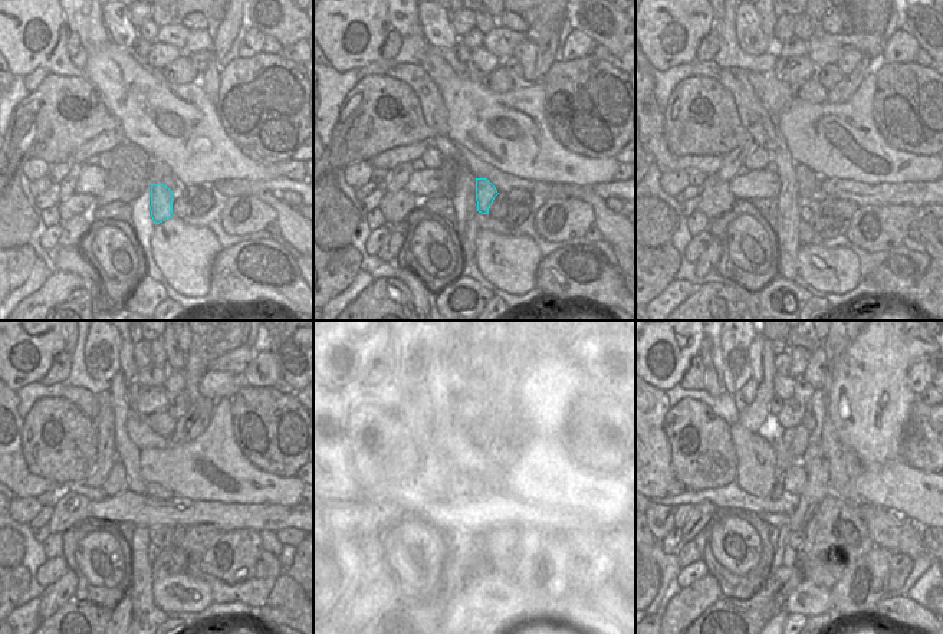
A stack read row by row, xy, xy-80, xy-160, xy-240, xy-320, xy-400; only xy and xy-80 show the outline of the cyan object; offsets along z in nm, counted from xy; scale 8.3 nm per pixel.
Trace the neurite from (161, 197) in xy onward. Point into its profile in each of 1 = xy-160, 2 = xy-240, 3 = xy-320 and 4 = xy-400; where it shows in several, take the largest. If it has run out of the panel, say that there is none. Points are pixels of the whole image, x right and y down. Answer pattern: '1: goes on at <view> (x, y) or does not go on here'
1: goes on at xy-160 (807, 178)
2: goes on at xy-240 (151, 489)
3: goes on at xy-320 (479, 486)
4: goes on at xy-400 (794, 476)

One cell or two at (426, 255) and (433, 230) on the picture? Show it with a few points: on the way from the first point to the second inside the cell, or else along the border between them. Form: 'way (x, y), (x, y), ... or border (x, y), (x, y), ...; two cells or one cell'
way (427, 249), (430, 236); one cell

